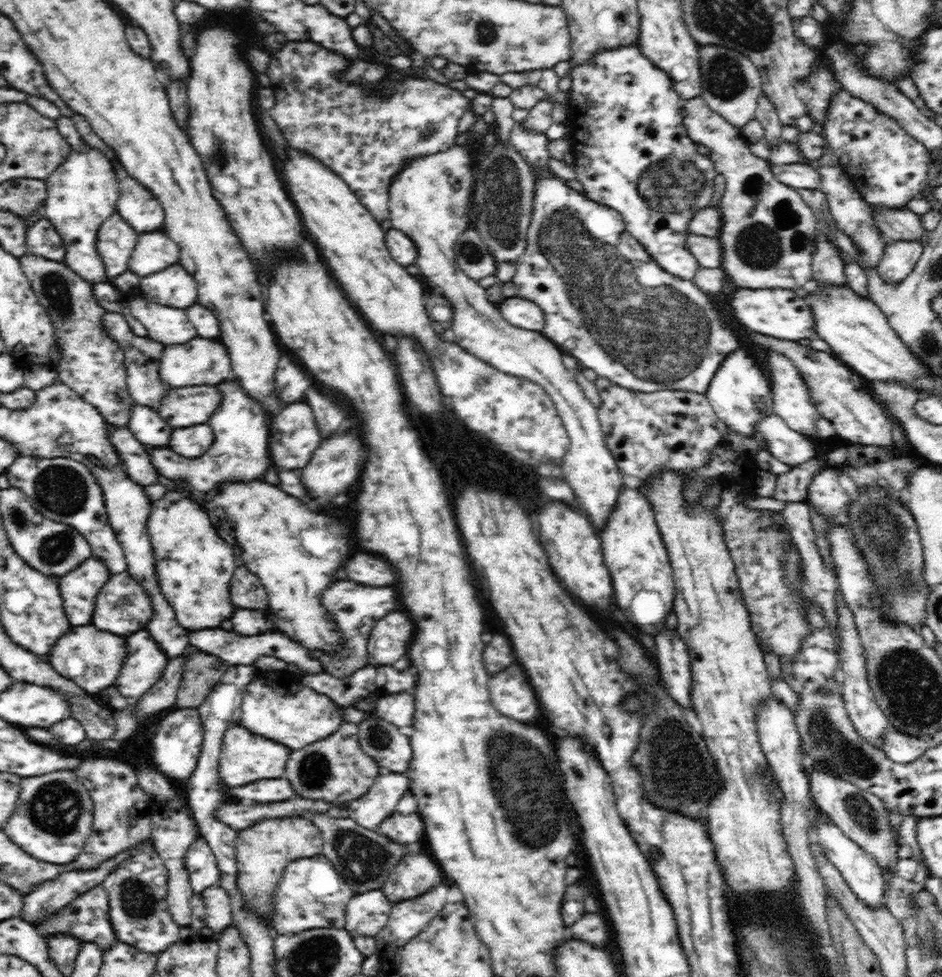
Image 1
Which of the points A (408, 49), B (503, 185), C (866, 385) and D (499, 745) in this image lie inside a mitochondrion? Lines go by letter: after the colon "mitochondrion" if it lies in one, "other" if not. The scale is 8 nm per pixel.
A: other
B: mitochondrion
C: other
D: mitochondrion

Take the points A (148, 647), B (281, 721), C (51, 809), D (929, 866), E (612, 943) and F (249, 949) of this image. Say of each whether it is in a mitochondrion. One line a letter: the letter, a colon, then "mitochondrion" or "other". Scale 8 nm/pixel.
A: other
B: other
C: mitochondrion
D: other
E: other
F: other

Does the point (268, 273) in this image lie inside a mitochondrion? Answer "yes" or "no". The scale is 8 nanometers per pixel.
no

